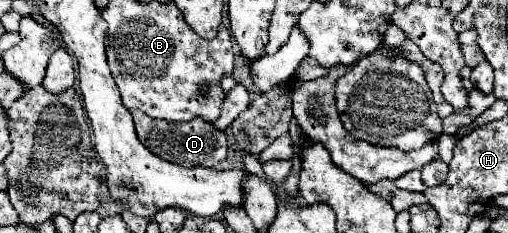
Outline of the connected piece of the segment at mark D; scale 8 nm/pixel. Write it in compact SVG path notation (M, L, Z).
M132 111L136 135L144 147L148 147L154 155L158 155L164 161L180 163L180 165L204 165L214 167L216 163L224 161L228 157L228 145L222 131L216 131L210 123L196 123L196 119L186 123L174 123L174 121L162 121L152 119L146 113Z

